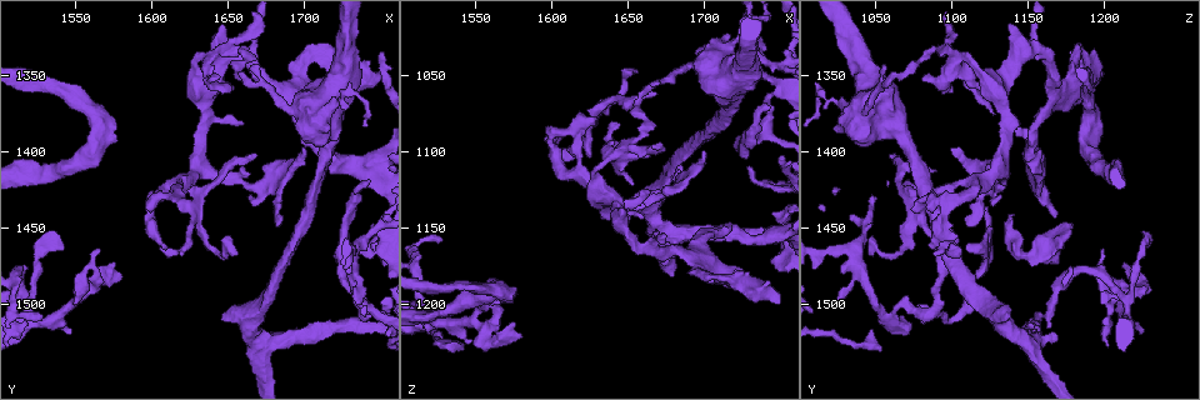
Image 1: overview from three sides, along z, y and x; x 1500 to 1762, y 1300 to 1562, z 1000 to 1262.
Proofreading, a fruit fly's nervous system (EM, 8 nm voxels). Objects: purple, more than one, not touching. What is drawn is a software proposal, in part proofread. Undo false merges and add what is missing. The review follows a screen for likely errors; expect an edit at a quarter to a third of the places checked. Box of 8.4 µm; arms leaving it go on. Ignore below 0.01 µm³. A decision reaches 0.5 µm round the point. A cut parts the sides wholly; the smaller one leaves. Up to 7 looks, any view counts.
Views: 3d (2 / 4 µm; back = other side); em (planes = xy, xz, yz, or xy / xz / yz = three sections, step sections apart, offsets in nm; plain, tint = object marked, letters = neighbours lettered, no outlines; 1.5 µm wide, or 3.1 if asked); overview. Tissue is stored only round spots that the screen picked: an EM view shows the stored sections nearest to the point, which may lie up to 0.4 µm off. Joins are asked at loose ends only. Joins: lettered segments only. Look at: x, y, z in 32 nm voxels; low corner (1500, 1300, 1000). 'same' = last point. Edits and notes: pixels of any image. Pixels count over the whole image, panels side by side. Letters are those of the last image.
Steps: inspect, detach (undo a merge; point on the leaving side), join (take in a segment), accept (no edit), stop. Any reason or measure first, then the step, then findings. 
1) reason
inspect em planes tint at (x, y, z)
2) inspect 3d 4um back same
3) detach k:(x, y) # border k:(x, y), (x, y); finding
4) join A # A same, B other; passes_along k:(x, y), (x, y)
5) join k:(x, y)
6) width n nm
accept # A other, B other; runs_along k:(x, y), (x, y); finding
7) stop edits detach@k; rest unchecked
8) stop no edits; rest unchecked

inspect em xy step 4 letters at (1742, 1420, 1070)

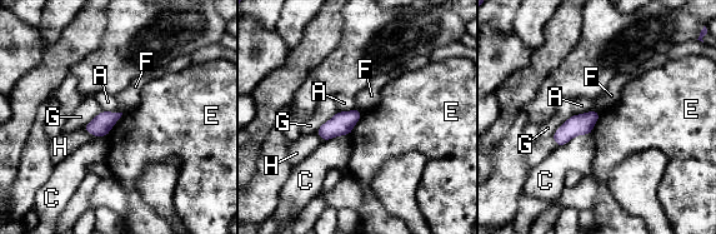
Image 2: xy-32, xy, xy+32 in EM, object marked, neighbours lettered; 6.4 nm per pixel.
inspect em planes letters same

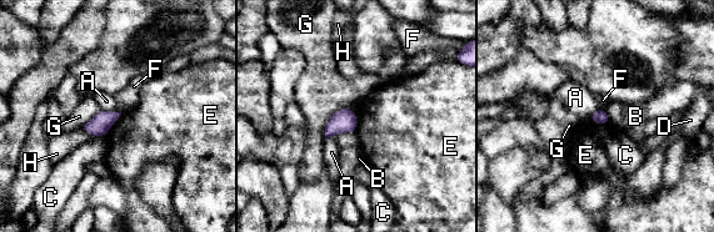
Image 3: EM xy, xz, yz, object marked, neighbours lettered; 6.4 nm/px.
accept # A other, B other, C other, D other, E other, F other, G other, H other; border 3:(349, 107), (355, 114), (355, 131); no lettered segment goes on from it

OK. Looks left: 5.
three-way junction
inspect em planes letters at (1670, 1524, 1150)

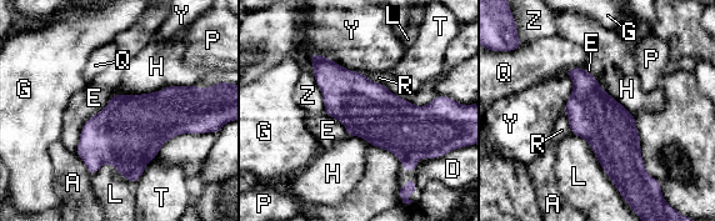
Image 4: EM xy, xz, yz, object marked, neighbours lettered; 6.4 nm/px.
accept # A other, D other, E other, G other, H other, L other, P other, Q other, R other, T other, Y other, Z other; border 4:(111, 98), (84, 124), (75, 149); all the same neuron

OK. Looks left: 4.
tapers out
inspect 3d 4um at (1668, 1400, 1062)

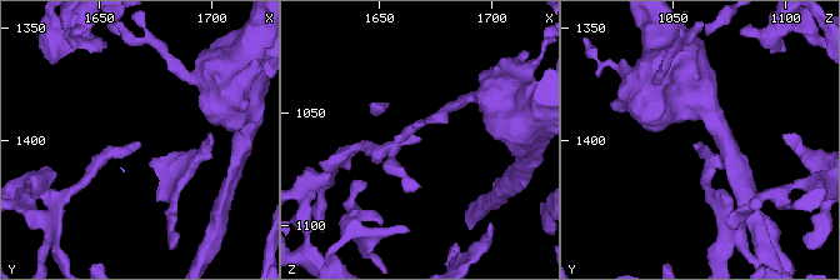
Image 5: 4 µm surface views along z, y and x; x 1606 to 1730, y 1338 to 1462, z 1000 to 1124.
now the EM
inspect em xz step 8 tint at (1668, 1401, 1060)

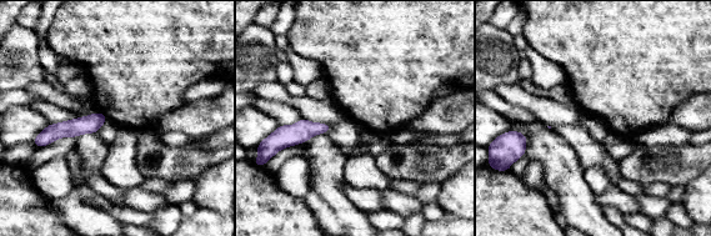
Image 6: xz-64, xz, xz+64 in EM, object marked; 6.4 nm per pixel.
inspect em planes letters same

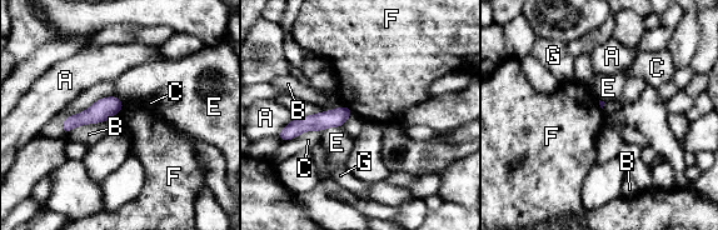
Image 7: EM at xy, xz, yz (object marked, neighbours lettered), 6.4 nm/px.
accept # A other, B other, C other, E other, F other, G other; runs_along 7:(348, 113), (290, 126); none of them fits

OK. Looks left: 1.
stop no edits; rest unchecked

